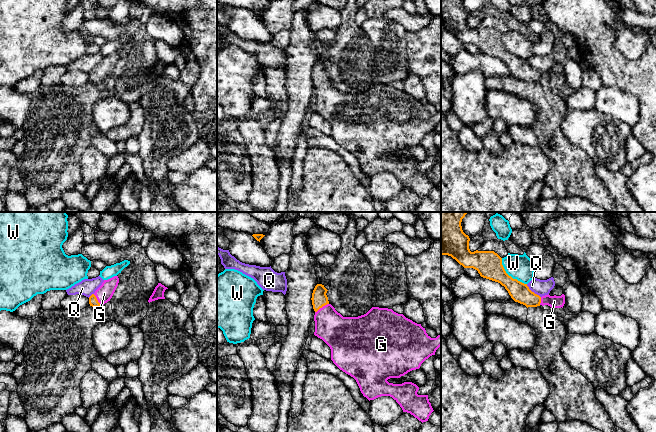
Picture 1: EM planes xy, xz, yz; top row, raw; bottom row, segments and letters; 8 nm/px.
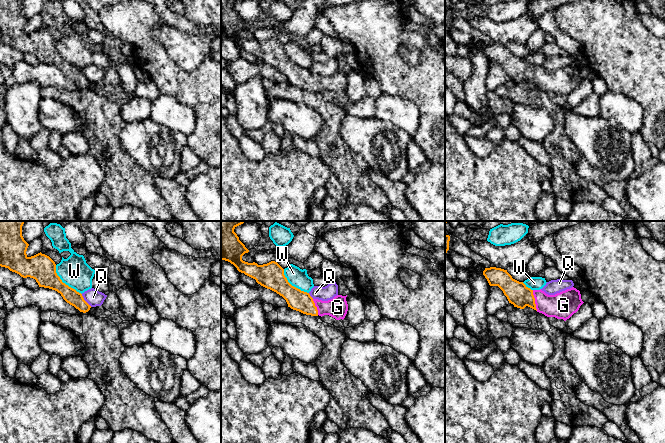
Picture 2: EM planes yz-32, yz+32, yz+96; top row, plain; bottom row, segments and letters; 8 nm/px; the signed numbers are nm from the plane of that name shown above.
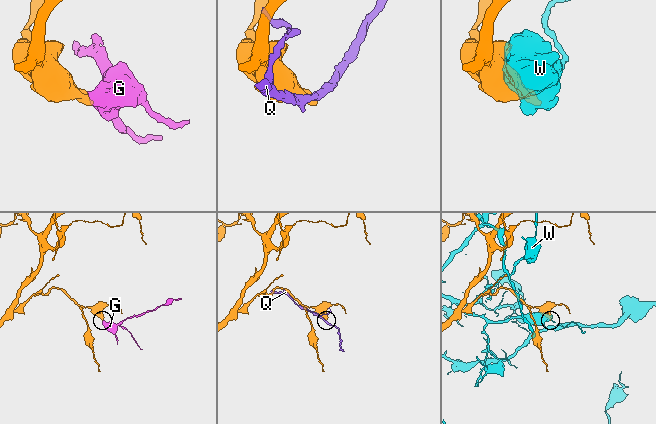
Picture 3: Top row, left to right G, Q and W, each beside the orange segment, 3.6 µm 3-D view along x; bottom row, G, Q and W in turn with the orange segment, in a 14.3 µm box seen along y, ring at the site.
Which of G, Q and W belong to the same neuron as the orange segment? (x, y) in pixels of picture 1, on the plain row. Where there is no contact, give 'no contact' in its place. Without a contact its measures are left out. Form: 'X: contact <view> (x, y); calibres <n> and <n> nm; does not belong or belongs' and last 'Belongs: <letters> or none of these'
G: contact xz (321, 83); calibres 130 and 260 nm; belongs
Q: contact yz (533, 68); calibres 160 and 130 nm; does not belong
W: contact yz (508, 51); calibres 200 and 200 nm; does not belong
Belongs: G

